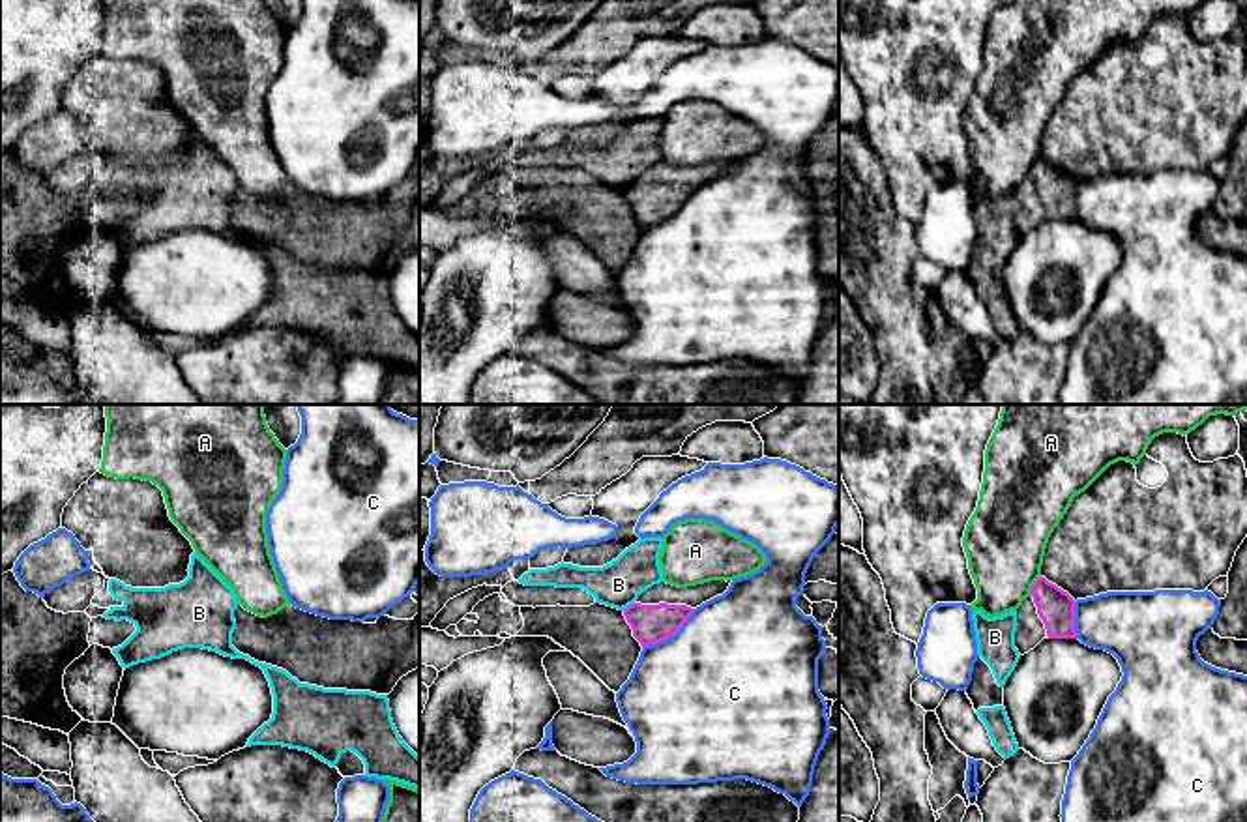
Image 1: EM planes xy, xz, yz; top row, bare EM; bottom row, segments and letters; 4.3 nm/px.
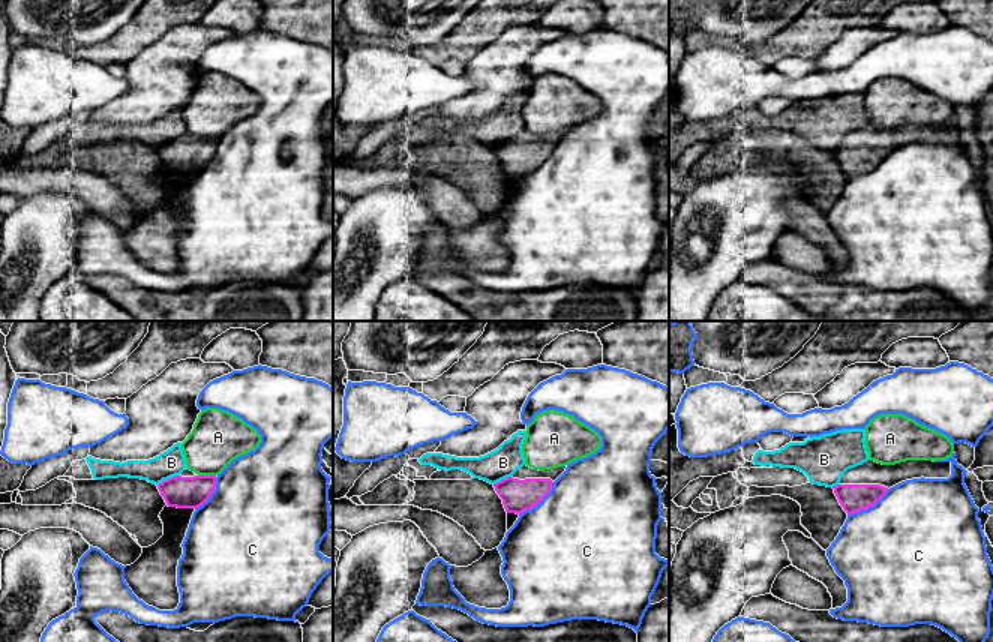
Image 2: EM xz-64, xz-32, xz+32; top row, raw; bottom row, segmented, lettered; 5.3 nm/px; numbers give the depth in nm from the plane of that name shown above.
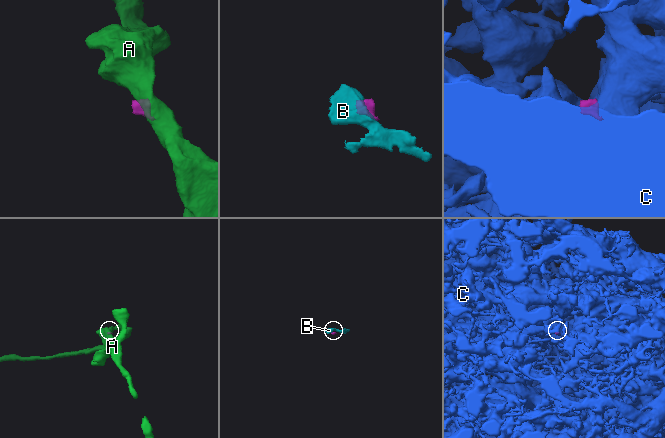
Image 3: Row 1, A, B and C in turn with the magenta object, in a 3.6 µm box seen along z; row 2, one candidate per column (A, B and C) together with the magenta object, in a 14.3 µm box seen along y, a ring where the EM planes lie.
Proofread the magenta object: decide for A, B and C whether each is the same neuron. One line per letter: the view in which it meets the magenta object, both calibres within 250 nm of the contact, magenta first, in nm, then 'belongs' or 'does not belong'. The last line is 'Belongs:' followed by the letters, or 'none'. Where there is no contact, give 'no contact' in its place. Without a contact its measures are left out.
A: meets magenta in yz; 160 nm thick on the magenta side, 340 nm on the other; does not belong
B: meets magenta in xz; 170 nm thick on the magenta side, 200 nm on the other; does not belong
C: meets magenta in xz; 170 nm thick on the magenta side, 500 nm on the other; does not belong
Belongs: none

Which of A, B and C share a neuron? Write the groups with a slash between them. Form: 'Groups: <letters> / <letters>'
Groups: A / B / C

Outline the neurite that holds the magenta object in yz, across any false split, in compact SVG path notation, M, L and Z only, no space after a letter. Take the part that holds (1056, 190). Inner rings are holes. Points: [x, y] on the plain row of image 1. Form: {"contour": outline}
{"contour": "M1039 157L1032 165L1030 176L1017 189L1015 228L1024 236L1047 217L1077 219L1075 180Z"}

